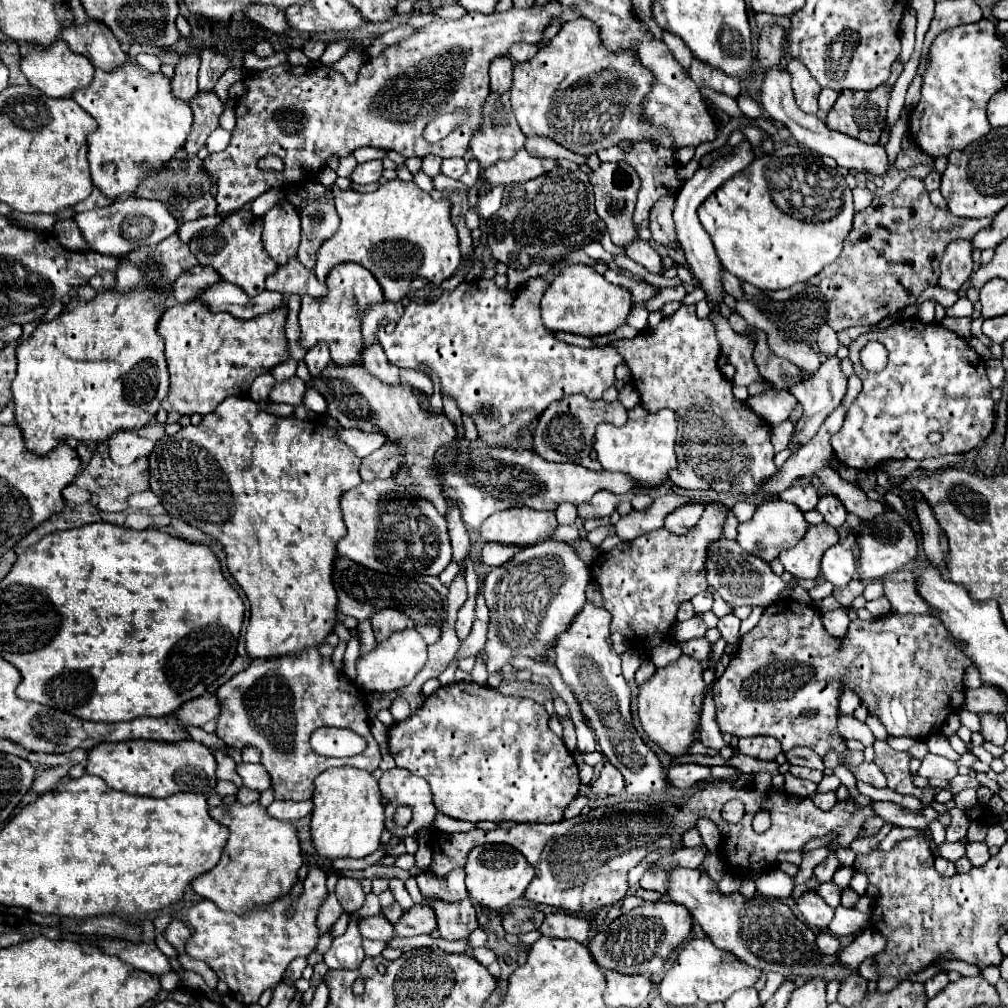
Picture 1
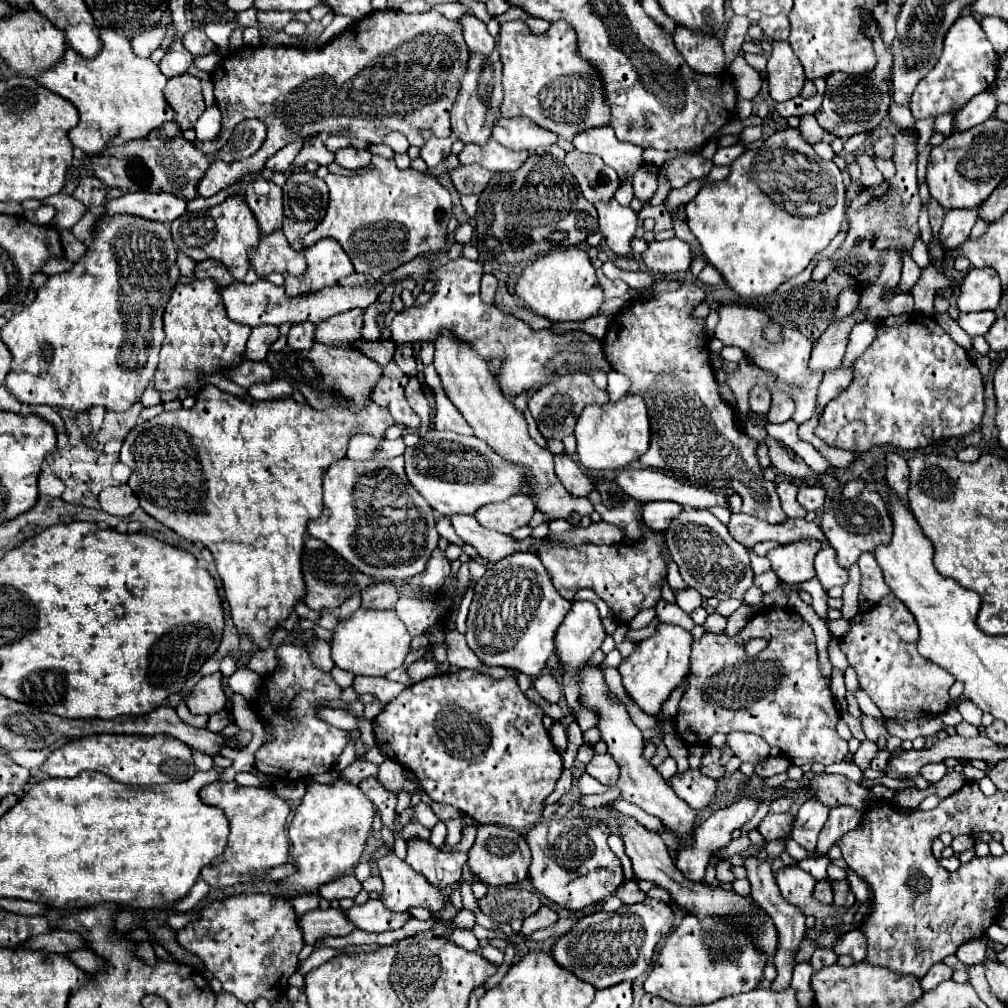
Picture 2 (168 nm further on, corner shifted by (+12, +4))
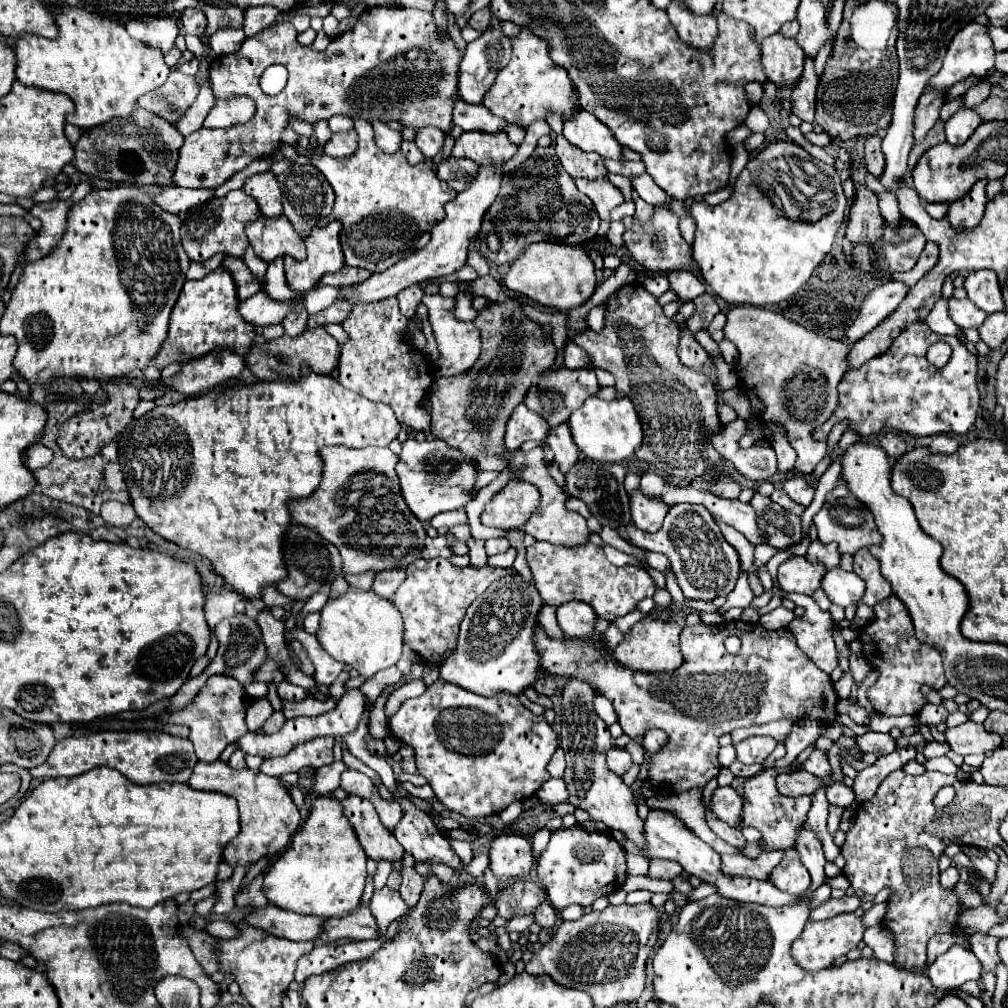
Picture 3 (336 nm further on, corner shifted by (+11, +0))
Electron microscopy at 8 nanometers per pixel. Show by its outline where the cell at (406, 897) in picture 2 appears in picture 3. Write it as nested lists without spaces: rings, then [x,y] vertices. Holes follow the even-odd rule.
[[[349,795],[339,803],[357,833],[359,845],[369,857],[373,857],[375,861],[379,861],[381,857],[385,857],[387,861],[399,861],[403,857],[403,847],[399,847],[393,833],[379,821],[379,815],[371,801]]]

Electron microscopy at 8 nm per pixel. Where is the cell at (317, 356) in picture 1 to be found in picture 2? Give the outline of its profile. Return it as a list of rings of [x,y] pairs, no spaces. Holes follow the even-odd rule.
[[[298,323],[298,325],[292,325],[290,333],[288,333],[288,345],[296,351],[306,351],[310,349],[316,339],[314,339],[314,323]]]

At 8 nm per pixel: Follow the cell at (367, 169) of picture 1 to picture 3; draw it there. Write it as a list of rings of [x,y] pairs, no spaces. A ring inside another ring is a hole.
[[[347,131],[347,133],[333,133],[331,139],[327,141],[325,145],[325,151],[333,157],[347,157],[347,155],[353,155],[357,151],[357,145],[355,145],[355,131]]]

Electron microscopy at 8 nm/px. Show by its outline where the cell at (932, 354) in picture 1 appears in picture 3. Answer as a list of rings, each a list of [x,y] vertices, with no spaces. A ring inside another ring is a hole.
[[[923,321],[913,323],[893,341],[889,351],[843,375],[839,383],[839,405],[833,417],[813,435],[815,439],[825,439],[831,427],[841,419],[849,419],[851,429],[863,437],[891,429],[919,437],[939,433],[965,435],[973,427],[979,409],[975,359],[977,357],[969,353],[957,337],[941,337]],[[937,341],[945,341],[953,349],[949,363],[941,369],[933,367],[925,357],[927,349]]]

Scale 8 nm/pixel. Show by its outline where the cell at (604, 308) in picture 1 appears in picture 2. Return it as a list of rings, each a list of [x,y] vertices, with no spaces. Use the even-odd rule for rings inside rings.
[[[572,247],[566,251],[548,253],[530,263],[516,281],[516,295],[526,303],[532,313],[546,317],[552,323],[586,321],[598,315],[604,303],[604,291],[598,287],[596,273],[586,251]]]

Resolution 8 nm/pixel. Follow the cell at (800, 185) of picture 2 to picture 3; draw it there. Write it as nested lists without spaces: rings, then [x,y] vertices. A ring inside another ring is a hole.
[[[775,141],[747,163],[727,201],[715,207],[707,207],[705,201],[691,205],[691,215],[697,223],[691,253],[705,283],[727,303],[755,307],[777,305],[797,293],[831,251],[835,233],[845,217],[845,205],[841,177],[835,167],[819,159],[815,161],[815,157],[795,143]]]

